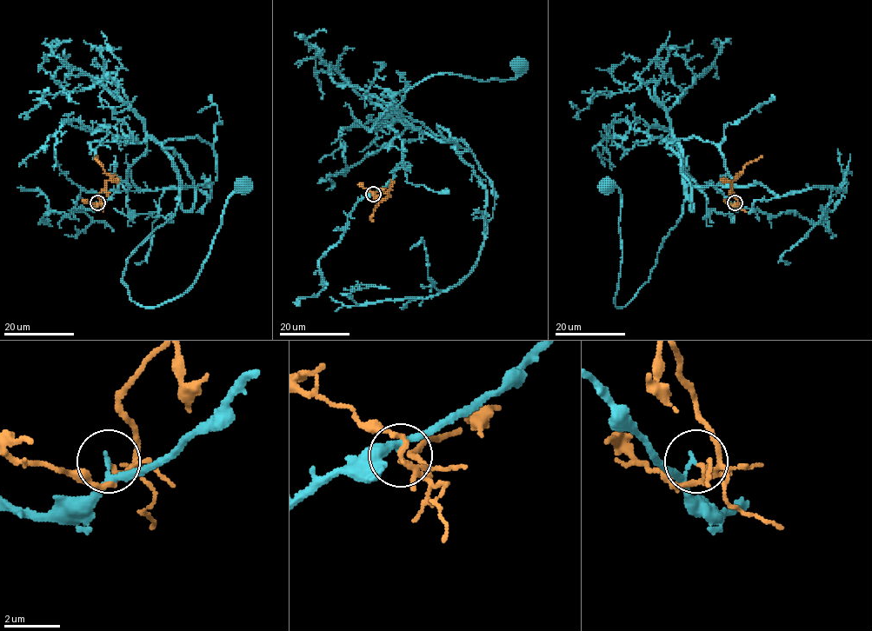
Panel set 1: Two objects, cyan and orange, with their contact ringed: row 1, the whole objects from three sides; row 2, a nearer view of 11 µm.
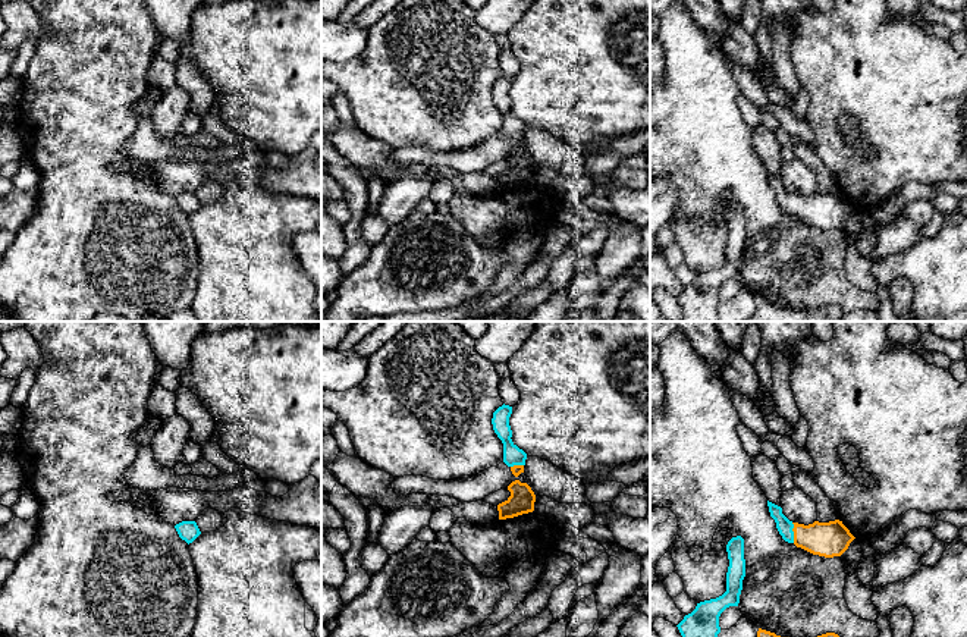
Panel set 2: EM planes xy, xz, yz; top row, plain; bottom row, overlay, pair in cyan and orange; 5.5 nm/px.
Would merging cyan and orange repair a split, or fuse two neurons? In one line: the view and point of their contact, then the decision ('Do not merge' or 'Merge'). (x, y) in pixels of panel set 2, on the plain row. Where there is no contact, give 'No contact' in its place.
Touches cyan at yz (793, 204). Do not merge

